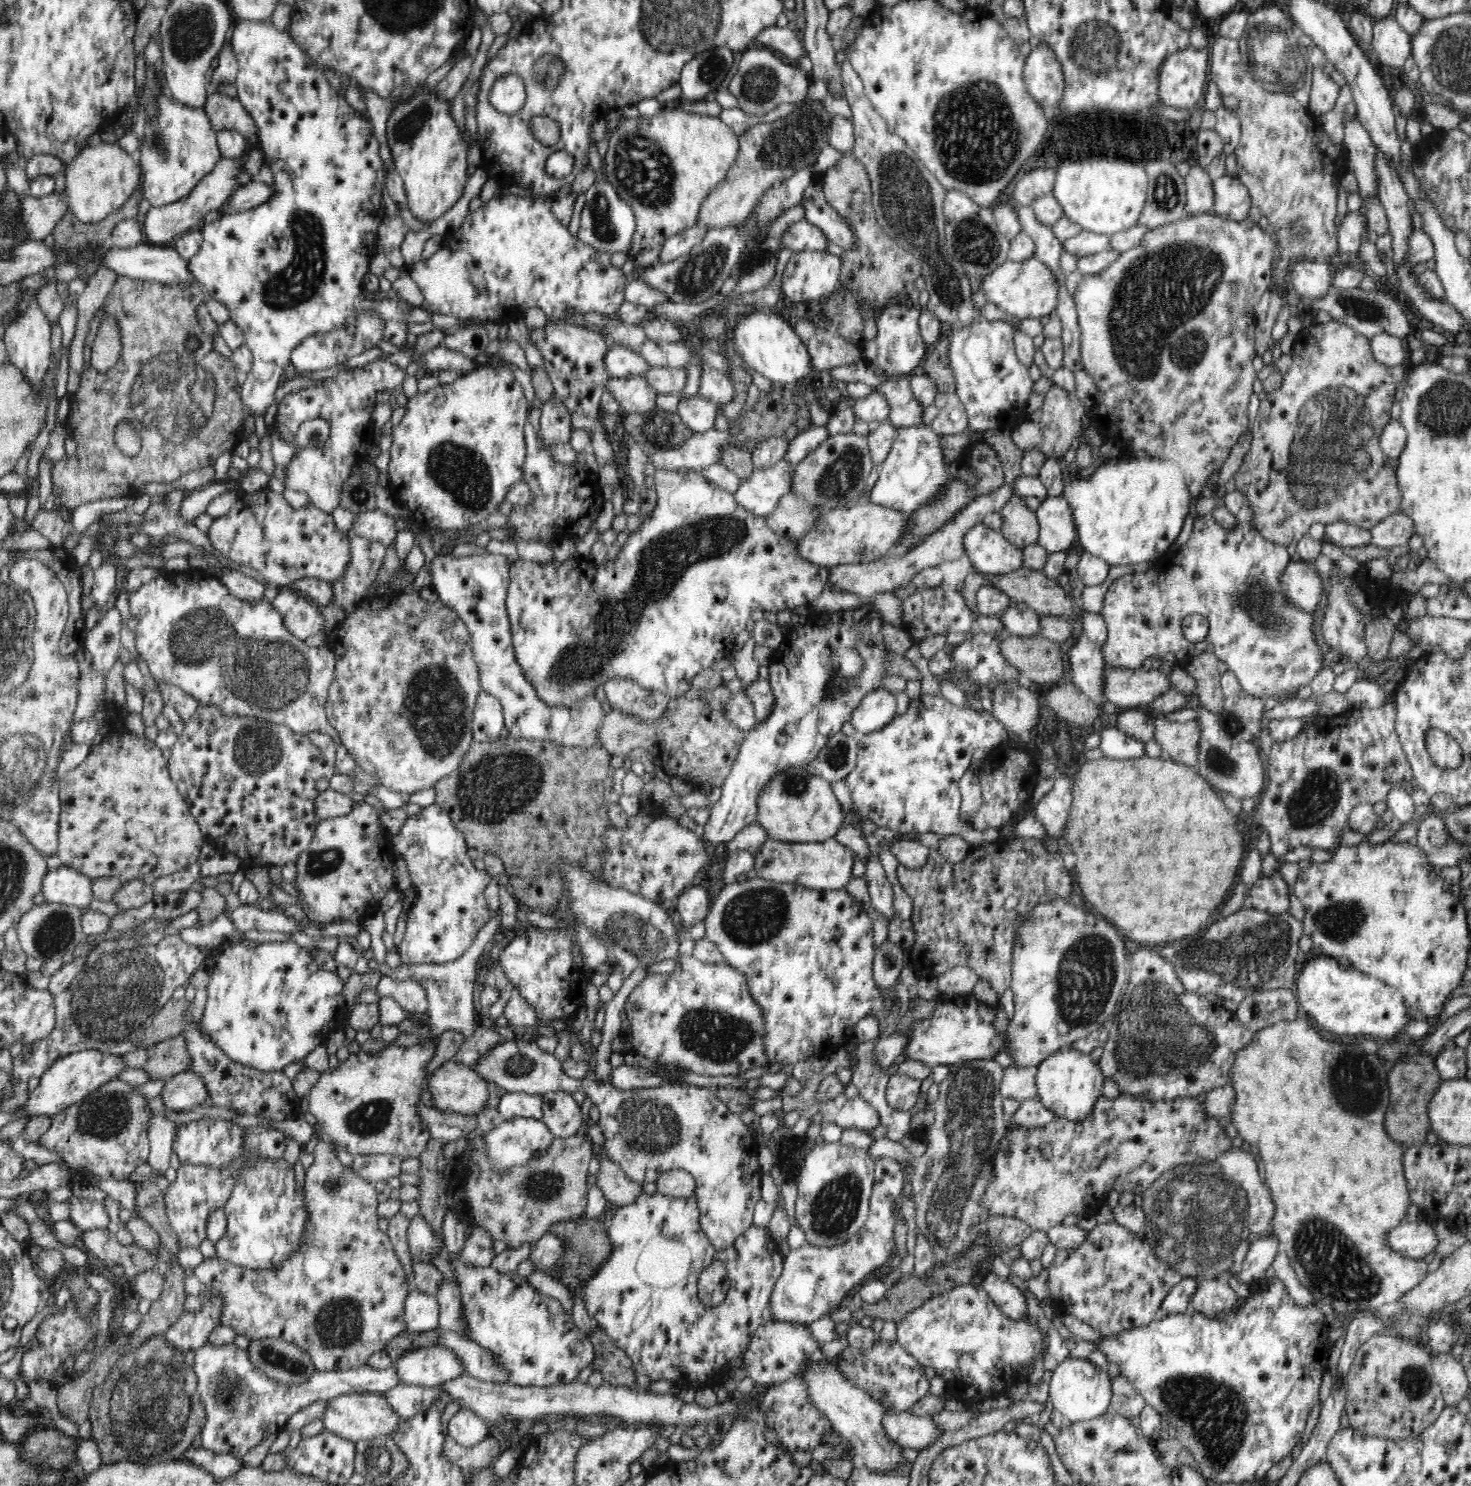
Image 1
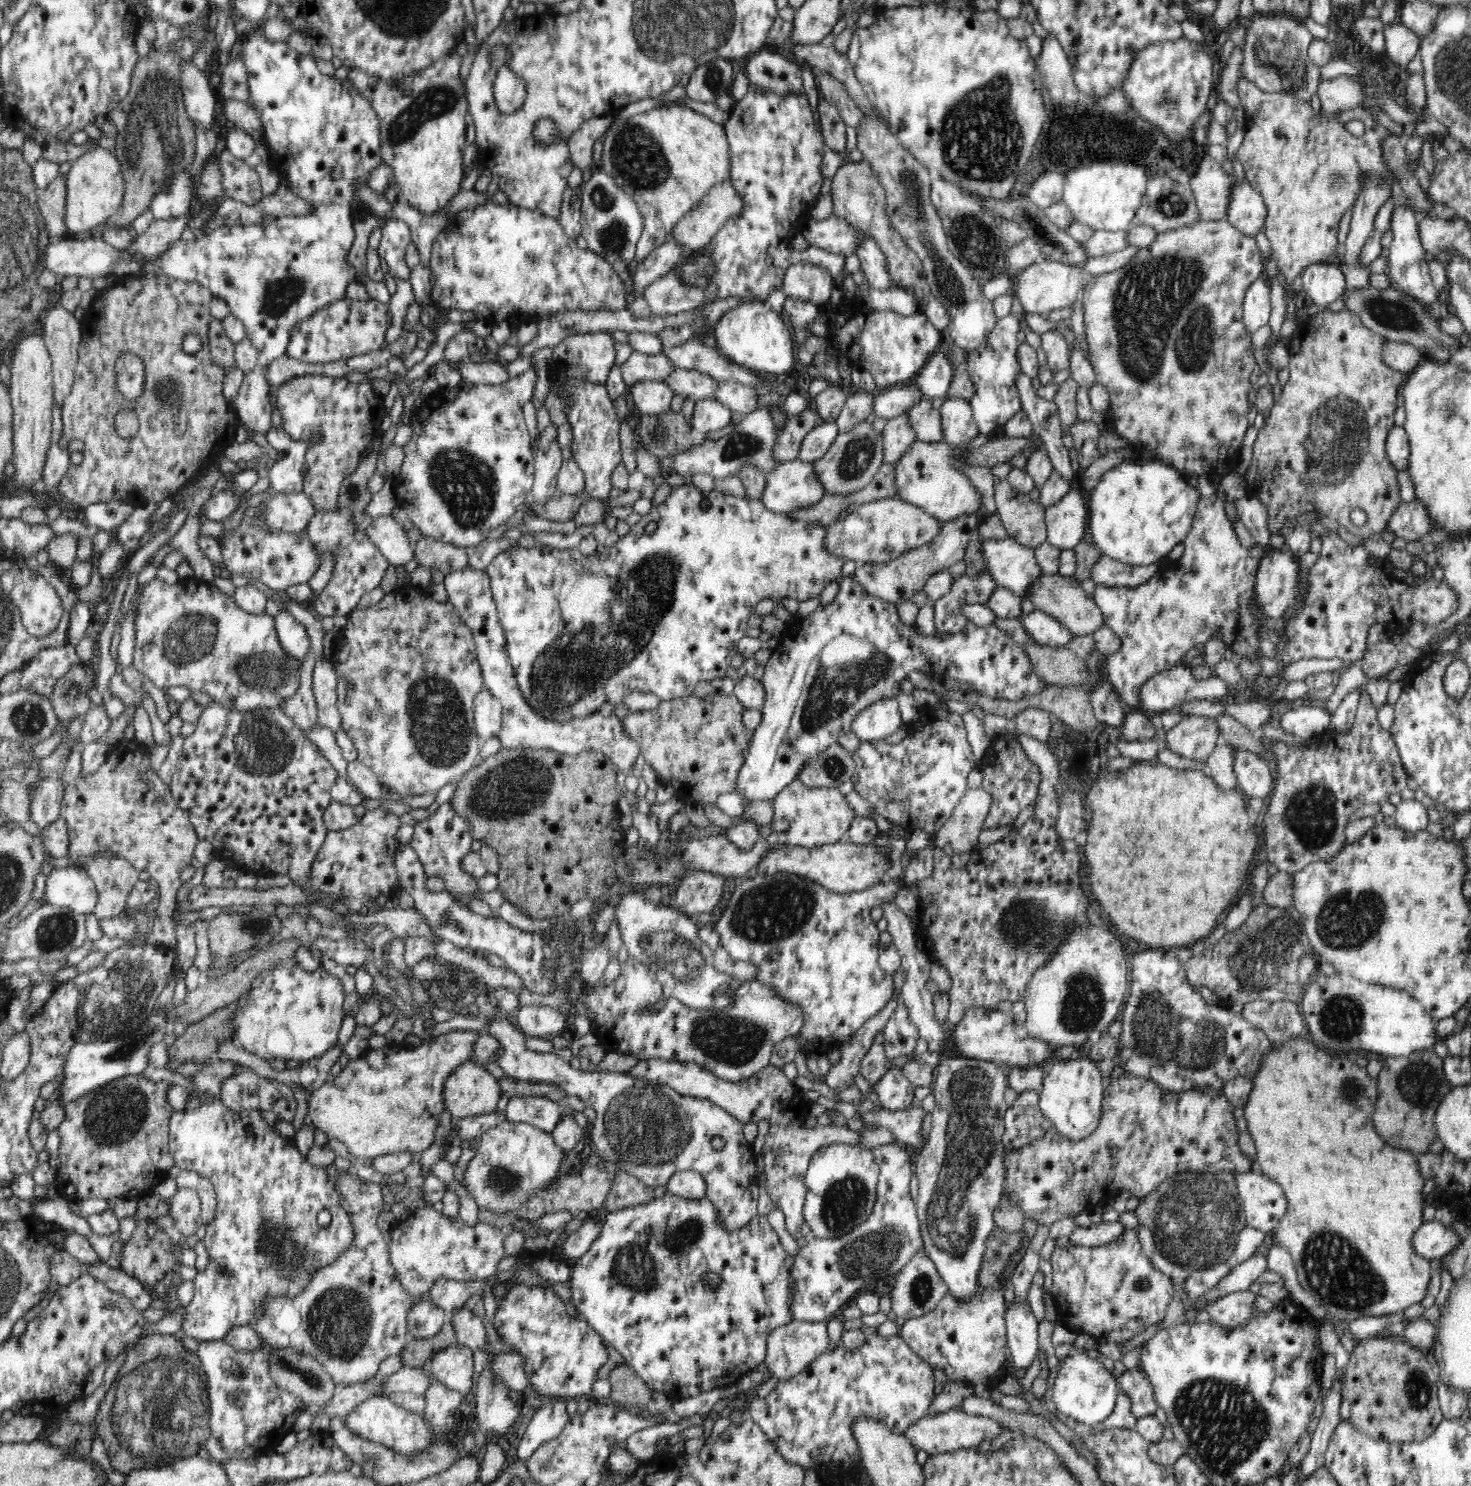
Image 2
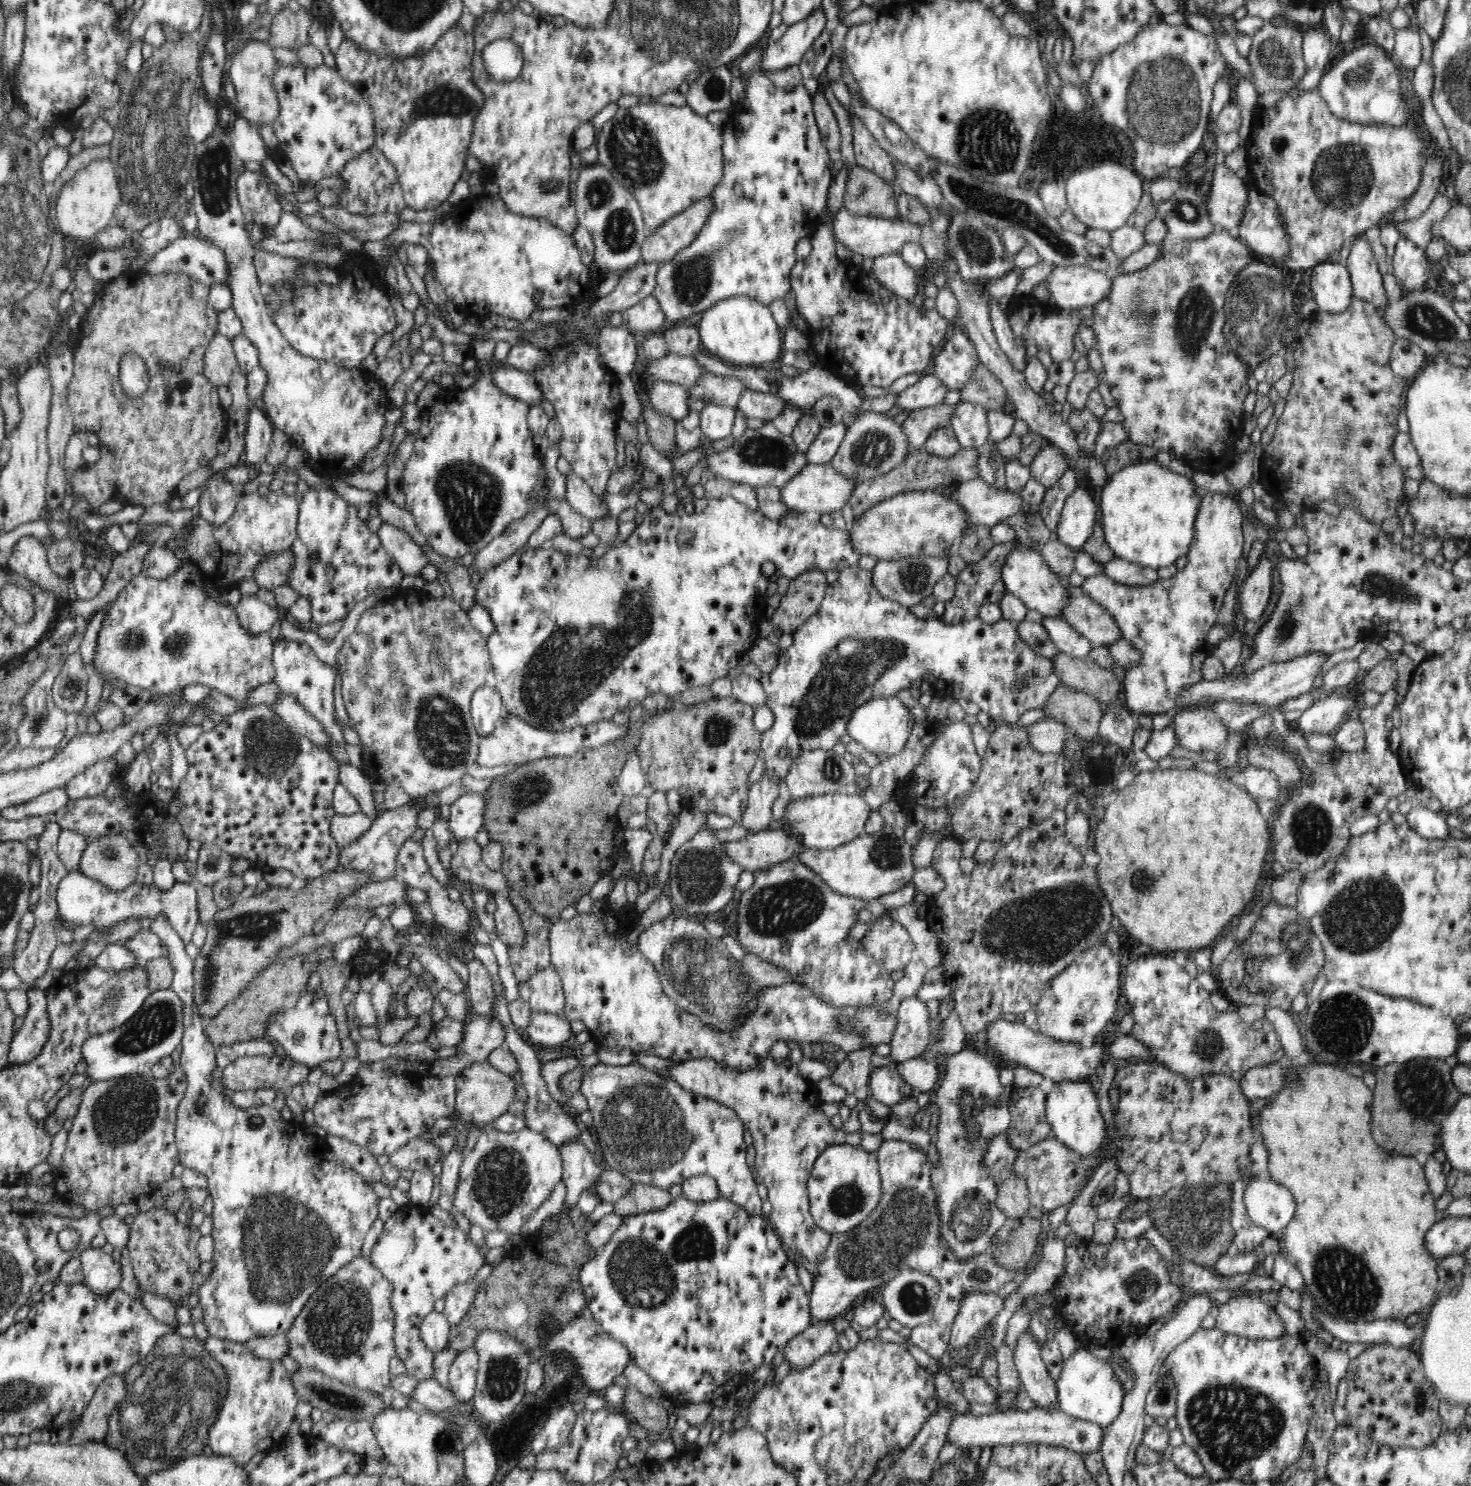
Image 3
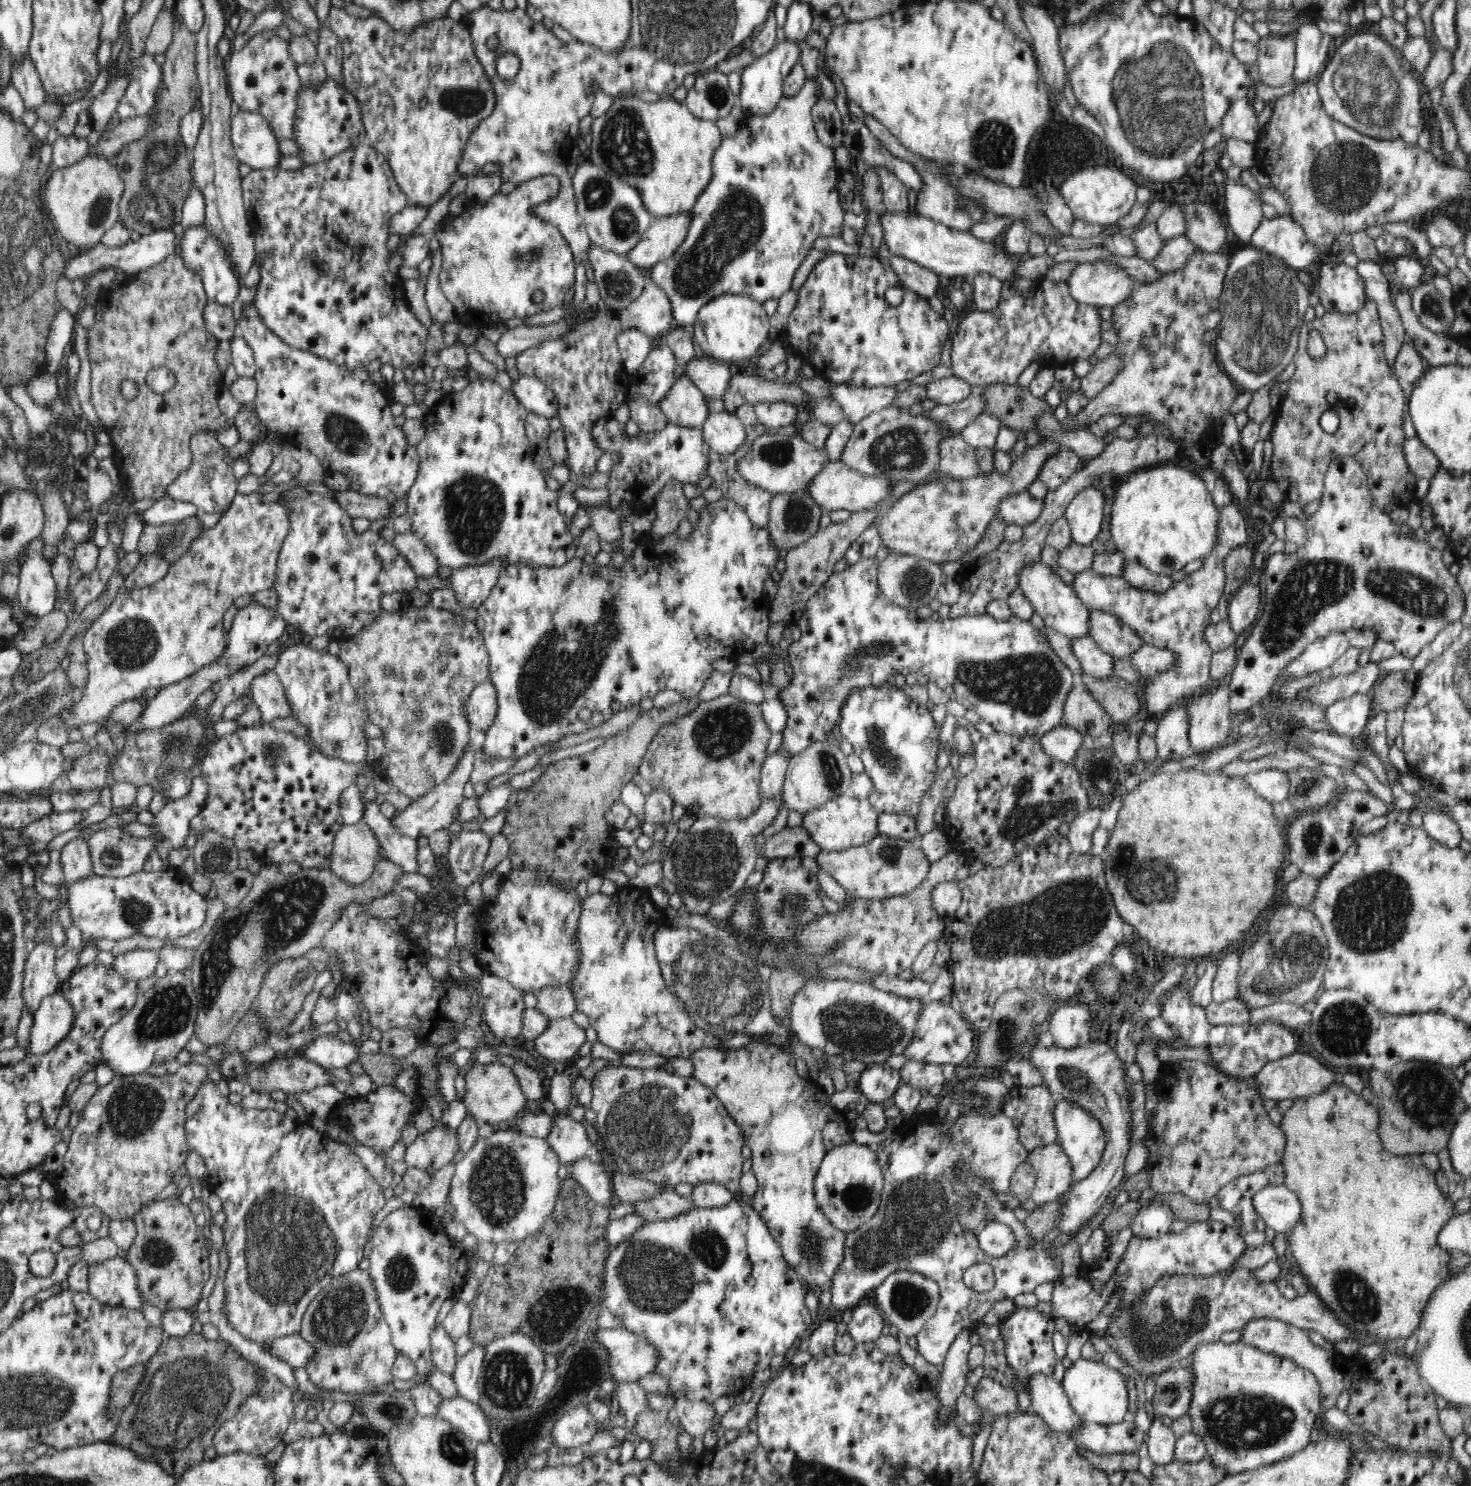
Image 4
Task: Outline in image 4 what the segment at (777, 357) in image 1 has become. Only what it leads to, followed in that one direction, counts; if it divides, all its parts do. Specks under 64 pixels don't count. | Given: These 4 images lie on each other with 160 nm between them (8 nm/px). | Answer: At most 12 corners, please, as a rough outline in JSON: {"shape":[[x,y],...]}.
{"shape":[[722,294],[690,327],[699,354],[723,363],[764,352],[762,303]]}

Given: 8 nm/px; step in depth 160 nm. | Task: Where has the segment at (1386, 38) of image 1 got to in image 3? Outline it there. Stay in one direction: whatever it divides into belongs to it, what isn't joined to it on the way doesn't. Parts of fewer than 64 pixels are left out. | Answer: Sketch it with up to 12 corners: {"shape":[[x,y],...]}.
{"shape":[[1418,26],[1396,30],[1391,56],[1414,69],[1422,60]]}

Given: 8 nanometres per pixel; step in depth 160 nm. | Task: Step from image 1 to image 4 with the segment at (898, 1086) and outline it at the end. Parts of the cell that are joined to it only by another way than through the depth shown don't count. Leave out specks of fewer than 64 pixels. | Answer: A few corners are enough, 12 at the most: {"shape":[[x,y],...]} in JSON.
{"shape":[[885,1062],[869,1064],[857,1080],[867,1100],[894,1095],[899,1071]]}

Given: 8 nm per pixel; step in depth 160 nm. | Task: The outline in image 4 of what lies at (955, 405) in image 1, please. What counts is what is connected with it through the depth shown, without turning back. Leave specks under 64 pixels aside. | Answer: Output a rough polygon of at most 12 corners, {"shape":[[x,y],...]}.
{"shape":[[992,413],[978,414],[962,428],[962,436],[975,449],[995,449],[1000,426]]}

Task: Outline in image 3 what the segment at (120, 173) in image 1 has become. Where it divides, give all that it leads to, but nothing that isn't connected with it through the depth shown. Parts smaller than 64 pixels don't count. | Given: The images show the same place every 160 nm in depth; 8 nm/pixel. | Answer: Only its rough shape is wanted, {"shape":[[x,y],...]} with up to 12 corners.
{"shape":[[108,158],[59,190],[53,224],[89,241],[112,224],[121,190]]}

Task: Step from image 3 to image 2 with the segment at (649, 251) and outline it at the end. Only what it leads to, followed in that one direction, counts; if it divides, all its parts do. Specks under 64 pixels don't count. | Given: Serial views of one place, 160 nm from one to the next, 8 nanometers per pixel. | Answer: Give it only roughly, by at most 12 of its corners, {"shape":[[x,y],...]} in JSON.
{"shape":[[729,180],[715,184],[679,221],[670,240],[708,246],[742,199]]}

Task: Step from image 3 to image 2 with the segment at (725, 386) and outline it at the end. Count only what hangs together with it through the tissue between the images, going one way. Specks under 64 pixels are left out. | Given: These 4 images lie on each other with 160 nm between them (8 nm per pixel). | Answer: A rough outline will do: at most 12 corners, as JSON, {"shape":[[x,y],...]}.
{"shape":[[676,369],[664,382],[695,401],[716,399],[719,382],[708,374]]}

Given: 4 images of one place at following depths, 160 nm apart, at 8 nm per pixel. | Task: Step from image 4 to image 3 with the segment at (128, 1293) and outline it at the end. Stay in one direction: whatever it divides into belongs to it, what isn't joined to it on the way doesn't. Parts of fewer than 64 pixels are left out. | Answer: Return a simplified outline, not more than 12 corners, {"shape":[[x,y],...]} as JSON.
{"shape":[[101,1249],[79,1257],[83,1283],[106,1294],[120,1288],[122,1266]]}

